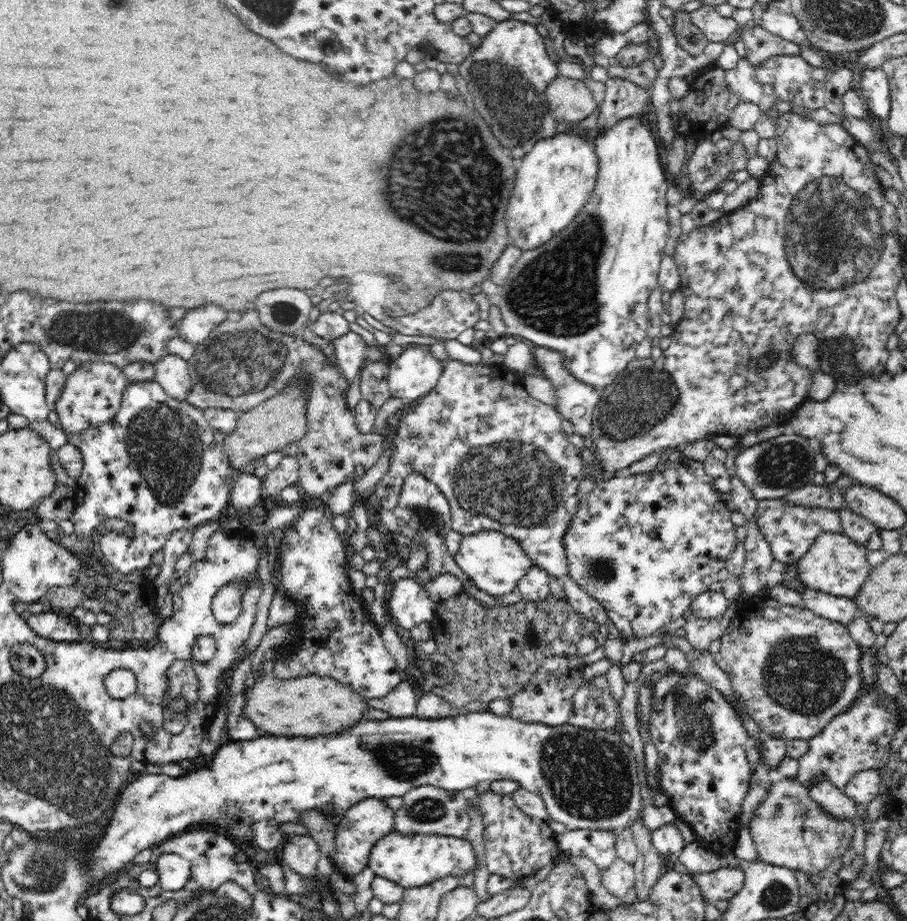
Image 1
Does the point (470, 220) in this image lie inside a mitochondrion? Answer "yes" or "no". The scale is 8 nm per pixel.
yes

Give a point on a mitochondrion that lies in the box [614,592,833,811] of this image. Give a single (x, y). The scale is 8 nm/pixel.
(695, 729)

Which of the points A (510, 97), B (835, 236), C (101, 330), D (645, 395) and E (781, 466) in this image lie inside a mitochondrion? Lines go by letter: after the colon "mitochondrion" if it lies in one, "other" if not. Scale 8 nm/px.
A: mitochondrion
B: mitochondrion
C: mitochondrion
D: mitochondrion
E: mitochondrion

